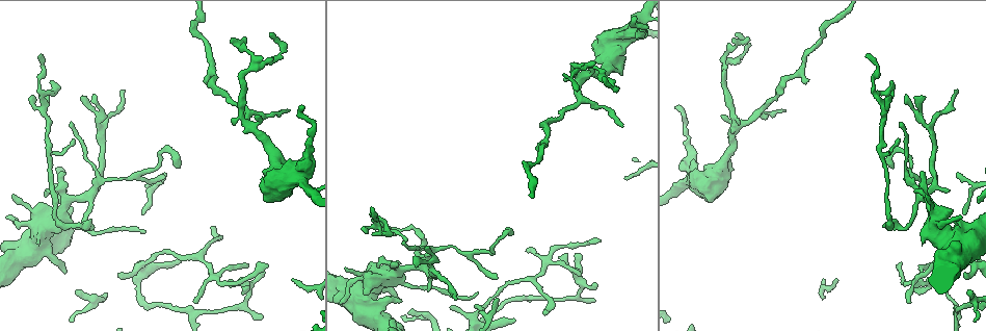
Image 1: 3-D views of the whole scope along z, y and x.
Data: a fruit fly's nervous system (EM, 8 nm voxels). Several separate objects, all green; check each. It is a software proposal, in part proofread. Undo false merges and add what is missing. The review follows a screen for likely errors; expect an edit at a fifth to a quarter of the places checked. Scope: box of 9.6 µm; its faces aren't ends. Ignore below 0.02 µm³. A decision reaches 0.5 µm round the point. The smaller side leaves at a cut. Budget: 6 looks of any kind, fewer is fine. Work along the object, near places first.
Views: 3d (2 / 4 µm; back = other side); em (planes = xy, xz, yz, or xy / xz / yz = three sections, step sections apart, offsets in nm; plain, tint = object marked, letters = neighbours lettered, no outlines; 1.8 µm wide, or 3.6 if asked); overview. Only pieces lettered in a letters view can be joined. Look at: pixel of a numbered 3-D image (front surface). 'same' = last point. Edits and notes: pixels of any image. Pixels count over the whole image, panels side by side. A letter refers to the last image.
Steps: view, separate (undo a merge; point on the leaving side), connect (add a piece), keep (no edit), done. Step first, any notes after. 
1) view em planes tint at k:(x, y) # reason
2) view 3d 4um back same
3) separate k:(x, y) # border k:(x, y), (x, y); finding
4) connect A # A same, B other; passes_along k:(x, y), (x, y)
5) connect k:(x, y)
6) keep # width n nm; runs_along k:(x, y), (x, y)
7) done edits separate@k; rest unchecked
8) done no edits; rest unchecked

view em xy step 8 tint at 1:(497, 279)

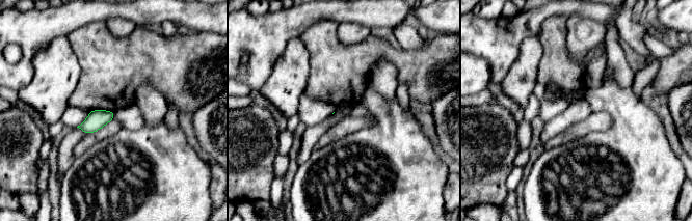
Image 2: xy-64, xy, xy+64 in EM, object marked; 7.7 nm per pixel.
view em xy step 8 letters same # see the neighbours

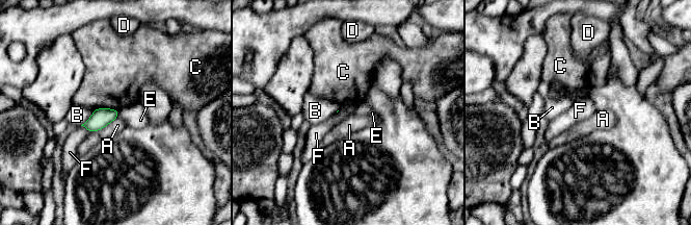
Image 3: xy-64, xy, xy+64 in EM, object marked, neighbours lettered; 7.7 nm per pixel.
keep # A other, B other, C other, D other, E other, F other; border 3:(81, 125), (89, 132); none of them fits

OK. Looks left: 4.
view em 3.6um planes letters at 1:(39, 242) # stops while still wide

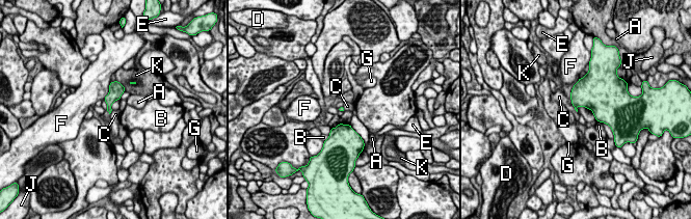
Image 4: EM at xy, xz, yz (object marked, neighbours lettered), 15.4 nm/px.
connect G # longest_contact J 380 nm; A other, B other, C other, D other, E other, F other, G same, J other, K other; passes_along 4:(112, 96), (108, 111), (107, 116); it goes on there

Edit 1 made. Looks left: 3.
view 3d 4um at 1:(578, 293)

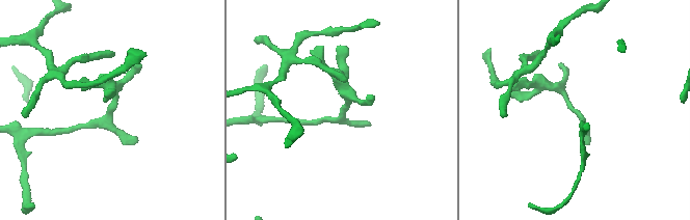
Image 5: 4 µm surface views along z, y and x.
view em planes letters at 5:(571, 108)

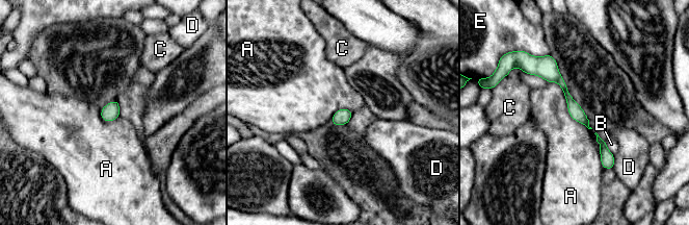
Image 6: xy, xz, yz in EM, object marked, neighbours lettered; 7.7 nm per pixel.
keep # A other, B other, C other, D other, E other; continuous, no second cell

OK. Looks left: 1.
done edits connect@4; rest unchecked

